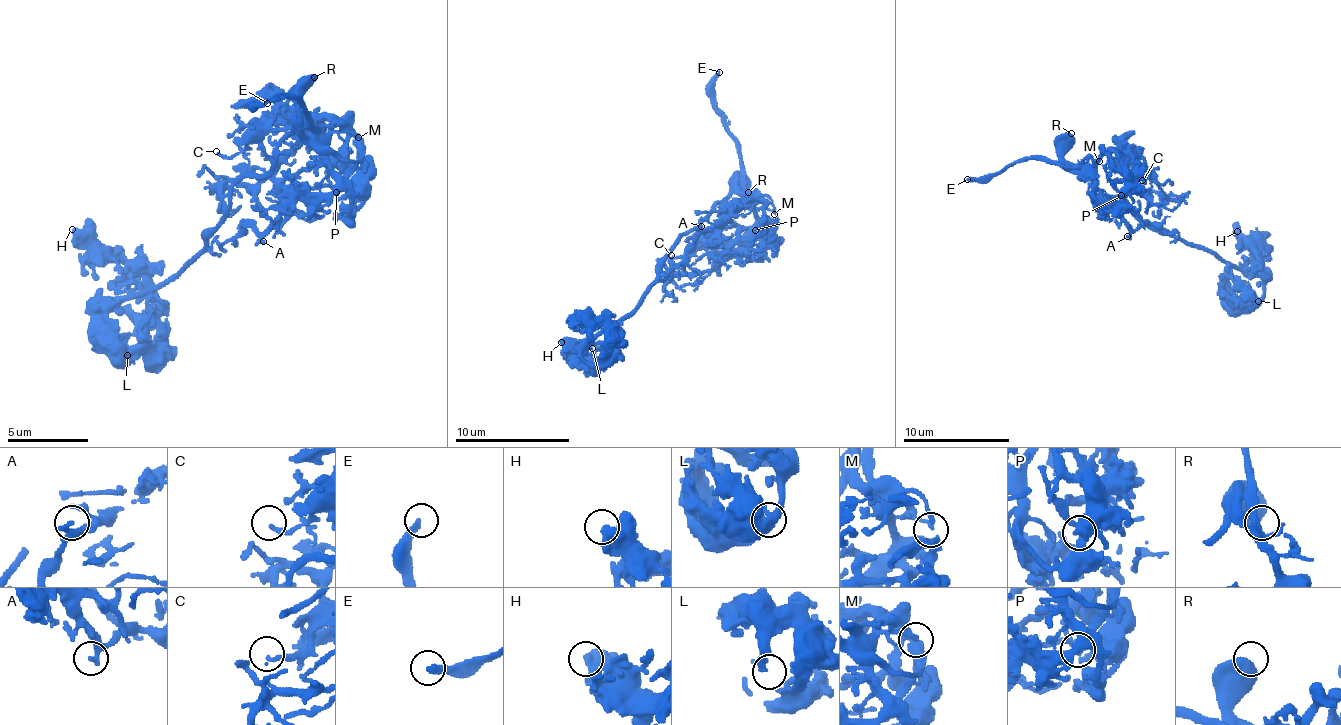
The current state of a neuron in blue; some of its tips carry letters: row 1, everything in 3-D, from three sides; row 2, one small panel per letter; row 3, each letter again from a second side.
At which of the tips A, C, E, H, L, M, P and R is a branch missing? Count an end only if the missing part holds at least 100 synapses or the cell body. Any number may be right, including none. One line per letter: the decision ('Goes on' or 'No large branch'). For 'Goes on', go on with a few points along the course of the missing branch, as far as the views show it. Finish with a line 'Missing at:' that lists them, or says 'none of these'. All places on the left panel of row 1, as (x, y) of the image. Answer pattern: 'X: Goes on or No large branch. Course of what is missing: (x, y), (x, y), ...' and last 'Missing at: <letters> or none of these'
A: No large branch
C: No large branch
E: Goes on
H: No large branch
L: No large branch
M: No large branch
P: No large branch
R: No large branch
Missing at: E

